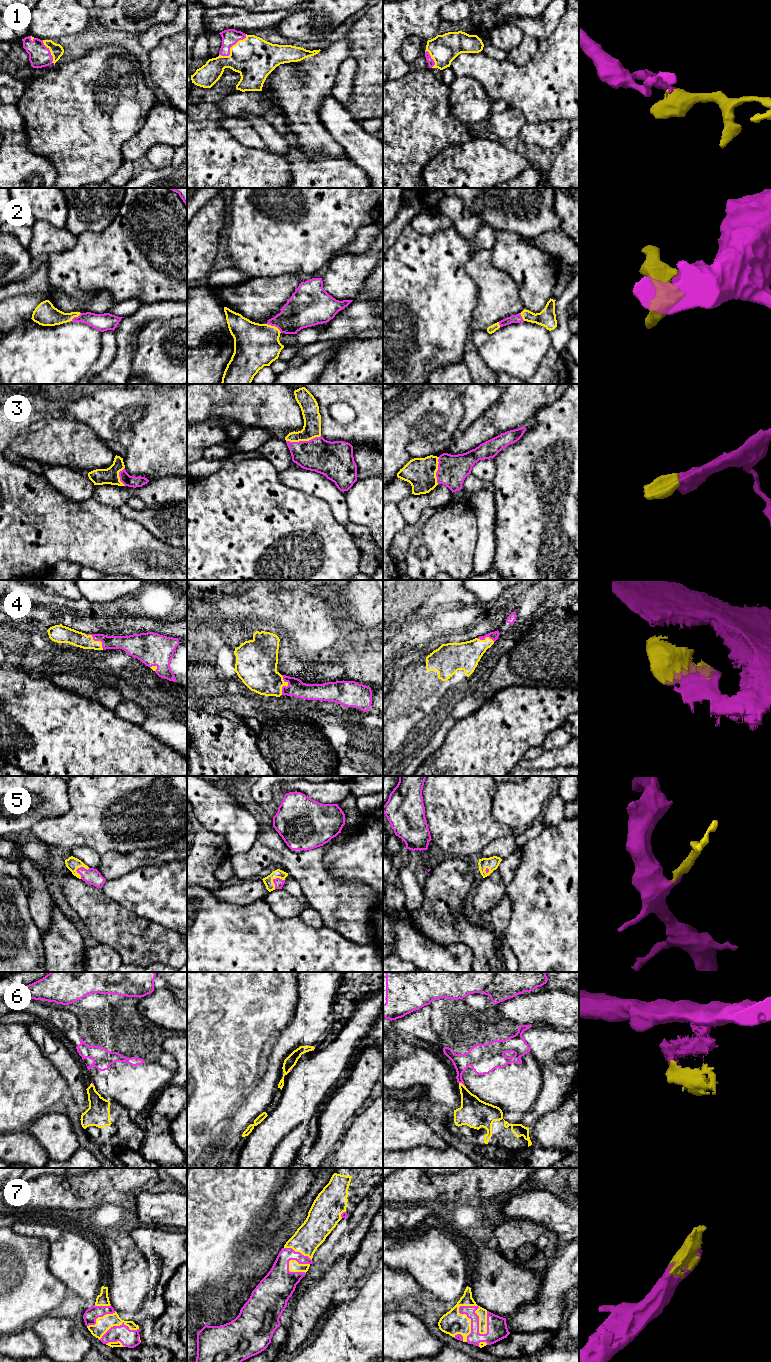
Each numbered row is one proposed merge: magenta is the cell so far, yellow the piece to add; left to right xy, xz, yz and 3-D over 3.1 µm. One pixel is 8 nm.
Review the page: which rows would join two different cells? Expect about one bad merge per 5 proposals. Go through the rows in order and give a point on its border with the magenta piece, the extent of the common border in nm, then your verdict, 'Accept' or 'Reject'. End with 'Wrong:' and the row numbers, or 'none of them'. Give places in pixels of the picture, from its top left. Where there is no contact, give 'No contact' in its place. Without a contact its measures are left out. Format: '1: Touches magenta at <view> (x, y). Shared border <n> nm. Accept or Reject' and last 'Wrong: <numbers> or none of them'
1: Touches magenta at xz (231, 46). Shared border 280 nm. Accept
2: Touches magenta at xz (274, 325). Shared border 140 nm. Accept
3: Touches magenta at xz (303, 441). Shared border 280 nm. Accept
4: Touches magenta at xz (285, 686). Shared border 160 nm. Accept
5: Touches magenta at xy (82, 867). Shared border 120 nm. Accept
6: Touches magenta at yz (462, 1083). Shared border 60 nm. Reject
7: Touches magenta at yz (464, 1313). Shared border 320 nm. Accept
Wrong: 6

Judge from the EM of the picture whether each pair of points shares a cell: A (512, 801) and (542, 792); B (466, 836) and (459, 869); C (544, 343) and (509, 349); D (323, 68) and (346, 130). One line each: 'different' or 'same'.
A: same
B: different
C: same
D: different

